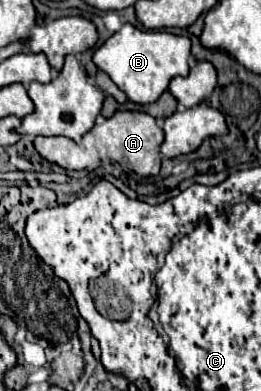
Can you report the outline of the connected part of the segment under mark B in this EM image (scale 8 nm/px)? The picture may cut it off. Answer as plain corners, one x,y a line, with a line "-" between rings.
125,23
99,49
95,49
93,63
111,77
129,101
145,105
157,101
173,77
185,77
189,73
189,55
191,41
187,37
167,31
141,31
131,23

